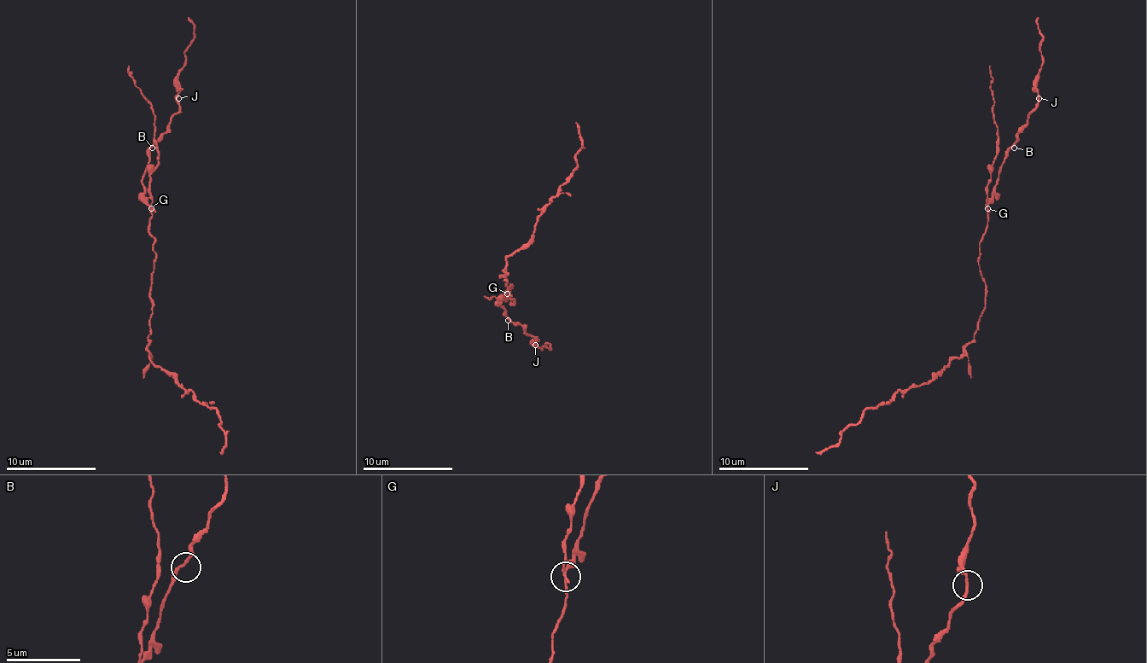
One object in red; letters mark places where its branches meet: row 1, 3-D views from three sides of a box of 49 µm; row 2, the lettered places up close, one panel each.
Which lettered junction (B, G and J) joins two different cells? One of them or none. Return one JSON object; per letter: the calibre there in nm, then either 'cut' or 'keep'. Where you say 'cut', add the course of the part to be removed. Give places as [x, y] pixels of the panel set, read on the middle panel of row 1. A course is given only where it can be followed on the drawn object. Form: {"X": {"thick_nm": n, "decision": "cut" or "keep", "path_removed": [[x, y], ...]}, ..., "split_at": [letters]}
{"B": {"thick_nm": 180, "decision": "keep"}, "G": {"thick_nm": 180, "decision": "cut", "path_removed": [[508, 293], [505, 259], [532, 237], [537, 217], [578, 165], [575, 154], [582, 141], [575, 123]]}, "J": {"thick_nm": 170, "decision": "keep"}, "split_at": ["G"]}

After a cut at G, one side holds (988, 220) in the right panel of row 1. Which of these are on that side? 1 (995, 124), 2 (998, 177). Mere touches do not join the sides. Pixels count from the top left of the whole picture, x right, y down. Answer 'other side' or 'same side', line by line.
1: same side
2: other side

